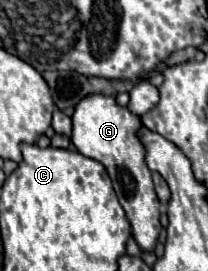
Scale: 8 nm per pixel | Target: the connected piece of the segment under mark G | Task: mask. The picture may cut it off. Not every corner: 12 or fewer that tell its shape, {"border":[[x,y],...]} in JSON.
{"border":[[86,96],[72,144],[100,162],[140,250],[154,250],[160,202],[142,120],[114,96]]}

